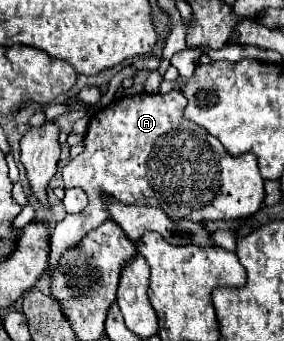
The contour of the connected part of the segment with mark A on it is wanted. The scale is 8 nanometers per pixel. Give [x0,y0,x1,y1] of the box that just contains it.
[49,89,265,271]

